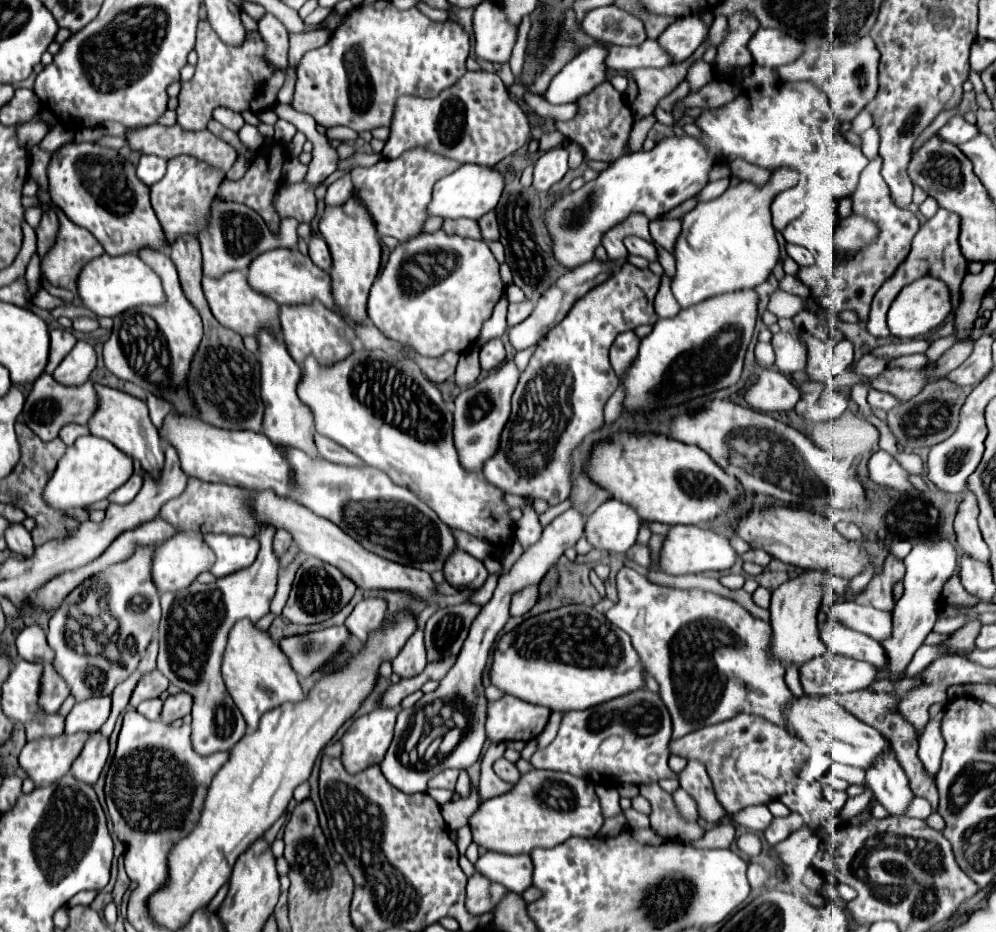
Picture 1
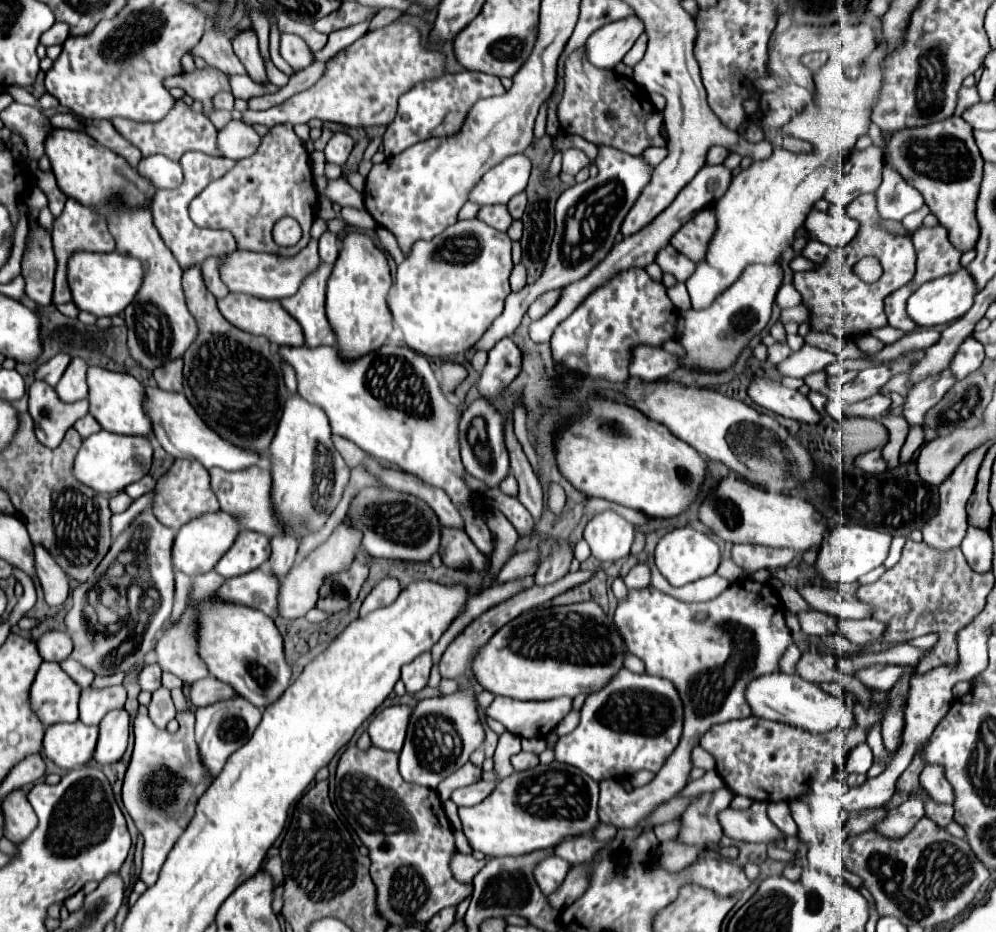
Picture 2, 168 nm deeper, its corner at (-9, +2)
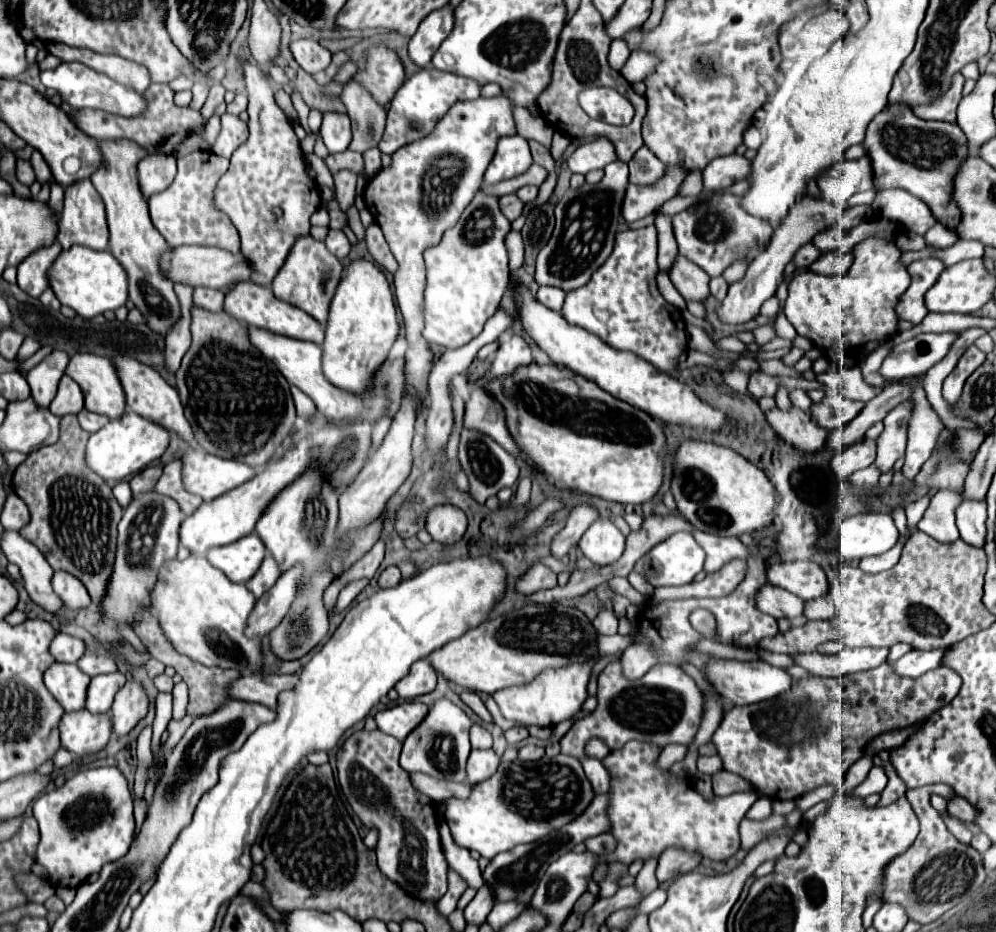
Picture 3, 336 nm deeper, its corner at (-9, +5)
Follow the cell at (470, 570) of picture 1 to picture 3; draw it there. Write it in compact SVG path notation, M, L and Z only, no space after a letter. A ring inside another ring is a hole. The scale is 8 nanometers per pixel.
M437 505L427 515L427 531L435 541L455 545L467 531L467 517L453 505Z

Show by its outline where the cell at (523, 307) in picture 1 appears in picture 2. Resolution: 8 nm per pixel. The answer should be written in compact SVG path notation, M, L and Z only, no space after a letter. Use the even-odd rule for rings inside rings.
M551 290L551 292L541 294L541 296L529 306L529 310L527 310L527 314L531 316L531 320L543 318L543 314L547 314L549 308L553 308L553 306L557 304L557 298L561 298L561 292L557 292L557 290Z

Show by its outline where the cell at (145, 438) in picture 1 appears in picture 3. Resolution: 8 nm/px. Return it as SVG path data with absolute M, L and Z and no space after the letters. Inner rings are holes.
M75 355L65 371L83 389L85 409L119 419L127 411L125 391L111 359L97 355Z

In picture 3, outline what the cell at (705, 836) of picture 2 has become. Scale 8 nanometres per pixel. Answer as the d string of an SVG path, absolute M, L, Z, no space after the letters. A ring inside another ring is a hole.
M669 847L663 851L663 855L659 857L659 865L657 865L657 881L665 883L677 875L689 873L693 871L699 863L701 863L701 855L697 855L695 851L685 851L681 847Z

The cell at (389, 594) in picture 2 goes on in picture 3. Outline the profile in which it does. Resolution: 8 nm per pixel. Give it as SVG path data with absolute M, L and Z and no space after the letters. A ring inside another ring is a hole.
M387 567L381 577L379 577L379 587L381 589L389 589L389 587L395 587L397 583L401 581L401 573L397 567Z

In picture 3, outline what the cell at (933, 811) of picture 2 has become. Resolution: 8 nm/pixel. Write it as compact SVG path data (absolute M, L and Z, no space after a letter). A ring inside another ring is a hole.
M943 811L941 817L943 817L947 829L949 829L961 843L969 843L969 841L971 841L973 833L967 829L967 823L965 823L965 821L961 821L961 819L953 817L953 815L947 815L947 811Z

